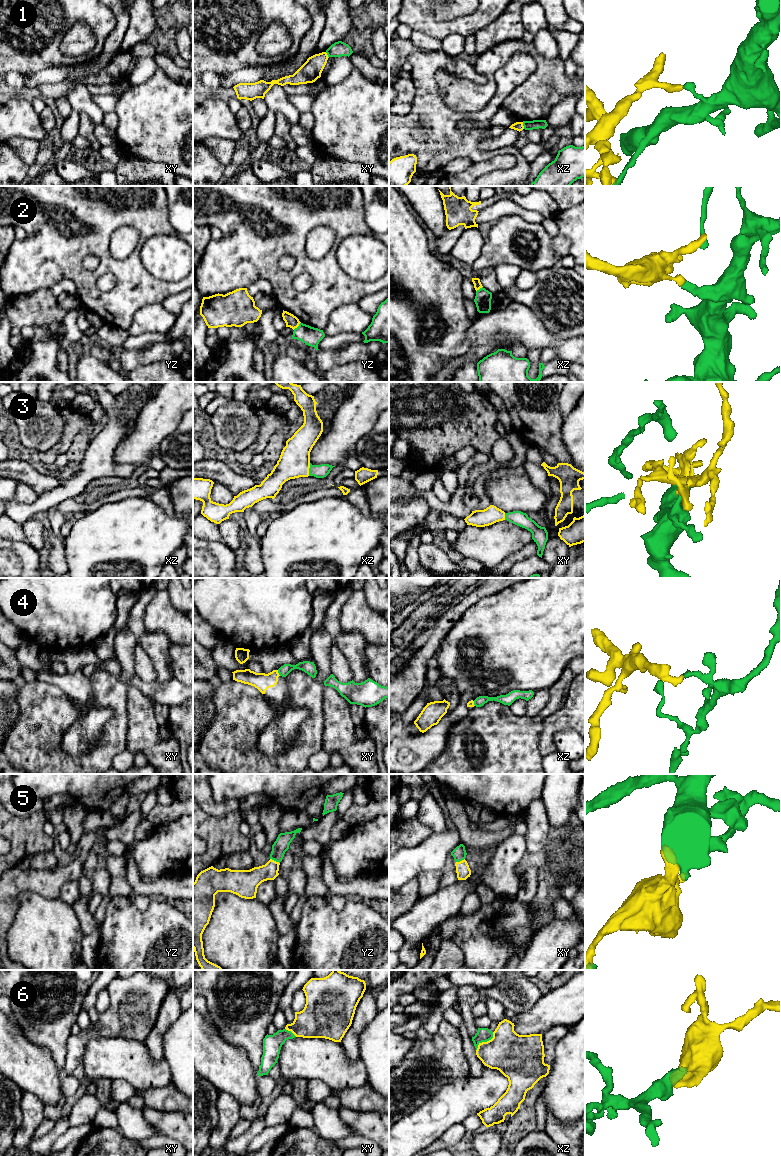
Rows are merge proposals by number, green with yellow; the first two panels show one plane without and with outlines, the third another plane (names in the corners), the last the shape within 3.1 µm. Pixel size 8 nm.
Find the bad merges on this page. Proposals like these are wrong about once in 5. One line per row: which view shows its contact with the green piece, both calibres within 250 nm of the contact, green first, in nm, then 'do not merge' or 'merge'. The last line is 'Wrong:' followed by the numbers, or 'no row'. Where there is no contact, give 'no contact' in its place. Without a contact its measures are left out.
1: xz | 80/70 nm | do not merge
2: yz | 150/100 nm | do not merge
3: xz | 110/260 nm | merge
4: xy | 100/140 nm | do not merge
5: yz | 120/160 nm | merge
6: xz | 110/340 nm | merge
Wrong: 1, 2, 4

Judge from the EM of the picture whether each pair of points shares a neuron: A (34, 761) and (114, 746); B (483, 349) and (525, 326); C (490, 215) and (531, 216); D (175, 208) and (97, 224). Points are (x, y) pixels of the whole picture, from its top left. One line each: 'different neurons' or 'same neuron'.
A: same neuron
B: same neuron
C: same neuron
D: different neurons

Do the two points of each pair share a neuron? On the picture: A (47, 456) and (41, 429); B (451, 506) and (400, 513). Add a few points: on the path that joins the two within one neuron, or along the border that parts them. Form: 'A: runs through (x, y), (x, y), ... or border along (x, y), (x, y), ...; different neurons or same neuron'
A: border along (62, 433), (62, 437), (52, 447), (38, 452); different neurons
B: border along (408, 500), (414, 497), (421, 497), (431, 508); different neurons

